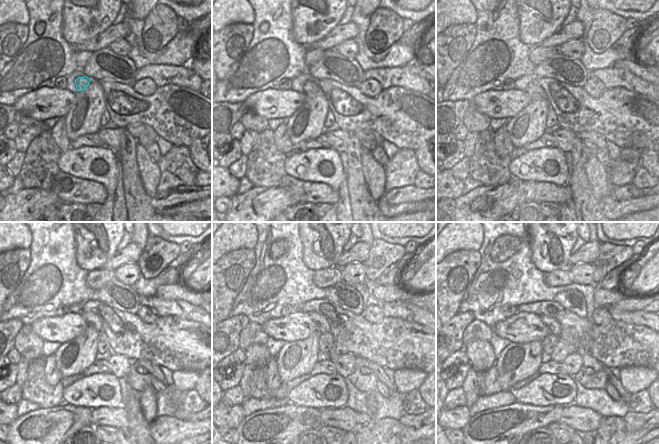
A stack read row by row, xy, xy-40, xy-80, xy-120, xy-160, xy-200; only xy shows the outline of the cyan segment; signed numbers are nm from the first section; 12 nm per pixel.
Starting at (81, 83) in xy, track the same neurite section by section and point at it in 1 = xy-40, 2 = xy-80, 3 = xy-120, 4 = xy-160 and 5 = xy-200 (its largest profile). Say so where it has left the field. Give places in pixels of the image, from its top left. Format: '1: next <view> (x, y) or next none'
1: next xy-40 (310, 87)
2: next xy-80 (534, 91)
3: next xy-120 (91, 319)
4: next xy-160 (322, 324)
5: next xy-200 (552, 326)

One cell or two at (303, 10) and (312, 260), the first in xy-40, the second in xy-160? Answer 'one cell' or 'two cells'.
one cell

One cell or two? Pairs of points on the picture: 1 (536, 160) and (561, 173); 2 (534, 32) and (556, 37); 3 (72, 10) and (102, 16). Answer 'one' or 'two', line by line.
1: one
2: two
3: one

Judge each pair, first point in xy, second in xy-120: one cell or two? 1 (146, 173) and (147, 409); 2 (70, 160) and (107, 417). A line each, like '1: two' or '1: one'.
1: one
2: two

